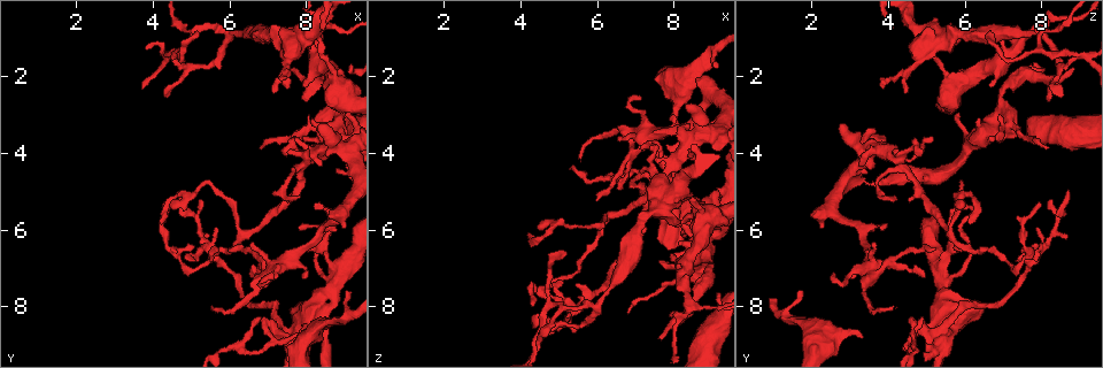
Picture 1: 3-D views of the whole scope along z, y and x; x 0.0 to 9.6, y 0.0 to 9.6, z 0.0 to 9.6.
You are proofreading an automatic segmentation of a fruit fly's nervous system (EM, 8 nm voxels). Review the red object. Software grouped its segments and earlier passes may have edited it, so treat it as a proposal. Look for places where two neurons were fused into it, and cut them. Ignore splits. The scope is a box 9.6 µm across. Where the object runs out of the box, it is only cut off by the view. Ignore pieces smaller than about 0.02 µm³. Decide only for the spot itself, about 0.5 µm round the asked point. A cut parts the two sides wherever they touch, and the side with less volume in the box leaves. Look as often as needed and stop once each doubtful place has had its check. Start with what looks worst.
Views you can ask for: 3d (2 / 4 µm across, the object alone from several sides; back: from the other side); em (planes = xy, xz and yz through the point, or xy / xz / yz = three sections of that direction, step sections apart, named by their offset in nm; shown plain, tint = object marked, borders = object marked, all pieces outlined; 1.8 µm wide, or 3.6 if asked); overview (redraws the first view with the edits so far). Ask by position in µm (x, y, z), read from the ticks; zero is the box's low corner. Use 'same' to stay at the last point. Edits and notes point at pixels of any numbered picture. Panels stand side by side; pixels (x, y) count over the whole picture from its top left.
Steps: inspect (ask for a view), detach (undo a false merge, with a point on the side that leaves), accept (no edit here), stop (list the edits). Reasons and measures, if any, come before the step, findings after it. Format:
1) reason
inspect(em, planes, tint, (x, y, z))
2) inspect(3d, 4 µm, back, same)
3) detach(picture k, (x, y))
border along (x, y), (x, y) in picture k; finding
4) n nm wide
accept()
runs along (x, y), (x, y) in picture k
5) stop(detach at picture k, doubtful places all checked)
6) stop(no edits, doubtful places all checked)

inspect(em, planes, tint, (4.75, 7.00, 7.40))

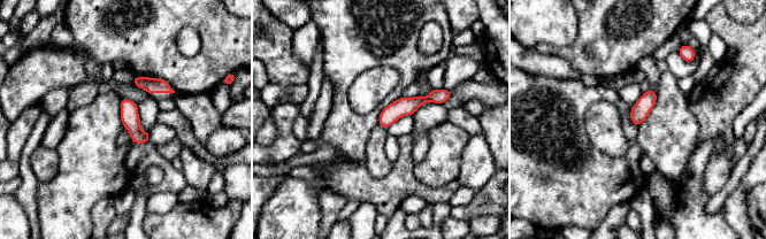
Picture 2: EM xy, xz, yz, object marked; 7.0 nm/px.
accept()
runs along (445, 95), (403, 106), (381, 121) in picture 2; one neuron here

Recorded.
looks like a crossing
inspect(em, planes, plain, (5.50, 6.45, 8.00))

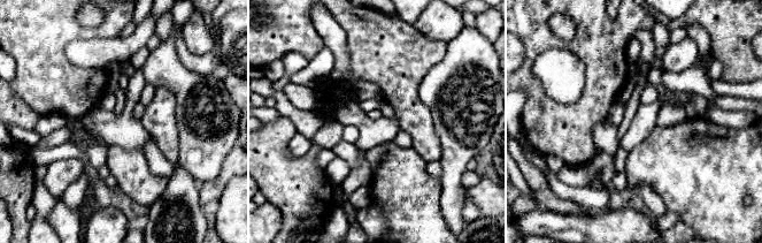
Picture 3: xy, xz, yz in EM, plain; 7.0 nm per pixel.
inspect(em, planes, borders, same)

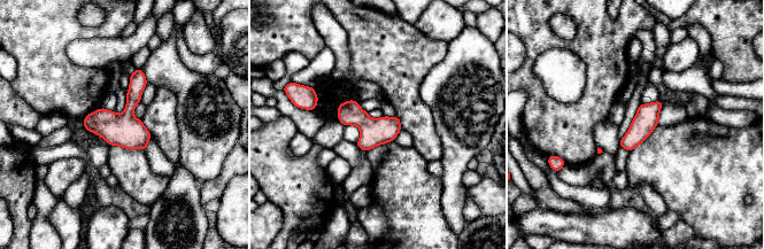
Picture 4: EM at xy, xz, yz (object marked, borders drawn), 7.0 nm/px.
accept()
continuous, no second neuron

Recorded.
looks like a crossing
inspect(em, xy, step 8, borders, (7.85, 8.55, 5.60))

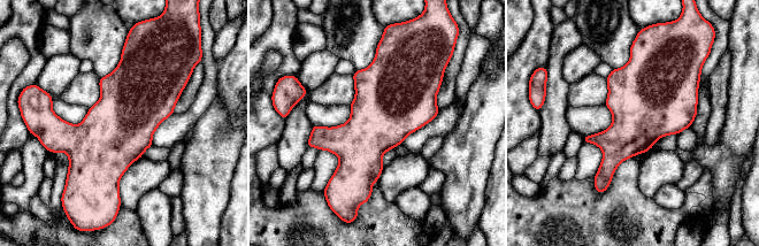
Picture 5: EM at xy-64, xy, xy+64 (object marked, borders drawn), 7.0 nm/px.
accept()
one neuron here

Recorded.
calibre changes
inspect(em, planes, plain, (7.05, 8.90, 4.55))

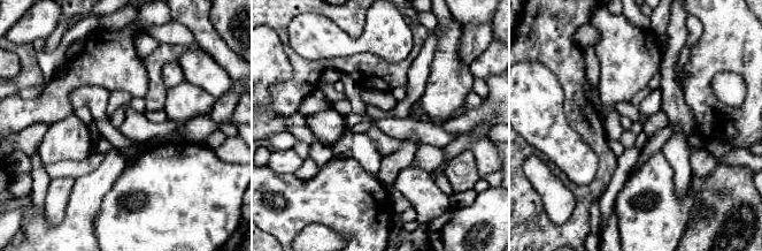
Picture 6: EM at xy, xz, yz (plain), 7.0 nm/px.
inspect(em, planes, tint, same)

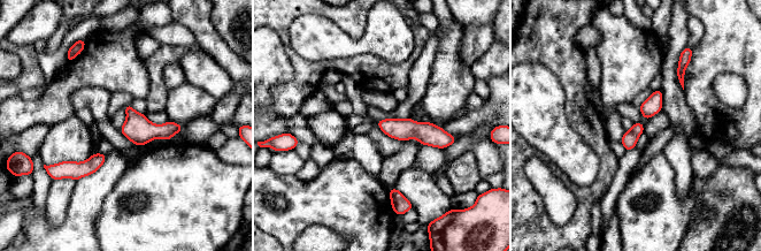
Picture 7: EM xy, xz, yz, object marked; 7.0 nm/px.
accept()
runs along (381, 123), (450, 139) in picture 7; all the same neuron

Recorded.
abrupt turn
inspect(em, planes, tint, (8.10, 0.95, 5.00))

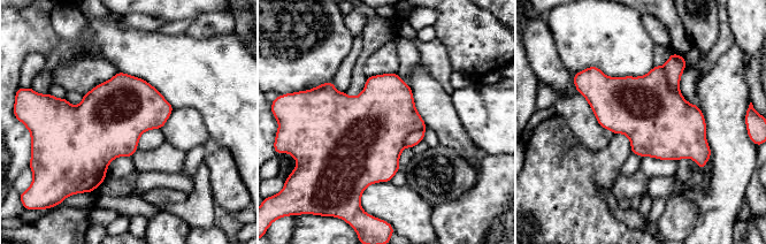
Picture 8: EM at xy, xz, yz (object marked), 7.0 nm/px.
accept()
all the same neuron

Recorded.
sharp bend
inspect(em, planes, tint, (9.10, 3.95, 3.45))

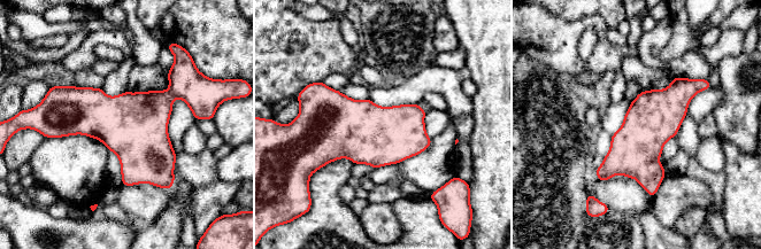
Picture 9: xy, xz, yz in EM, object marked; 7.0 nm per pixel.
accept()
all the same neuron

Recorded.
stop(no edits, doubtful places all checked)

